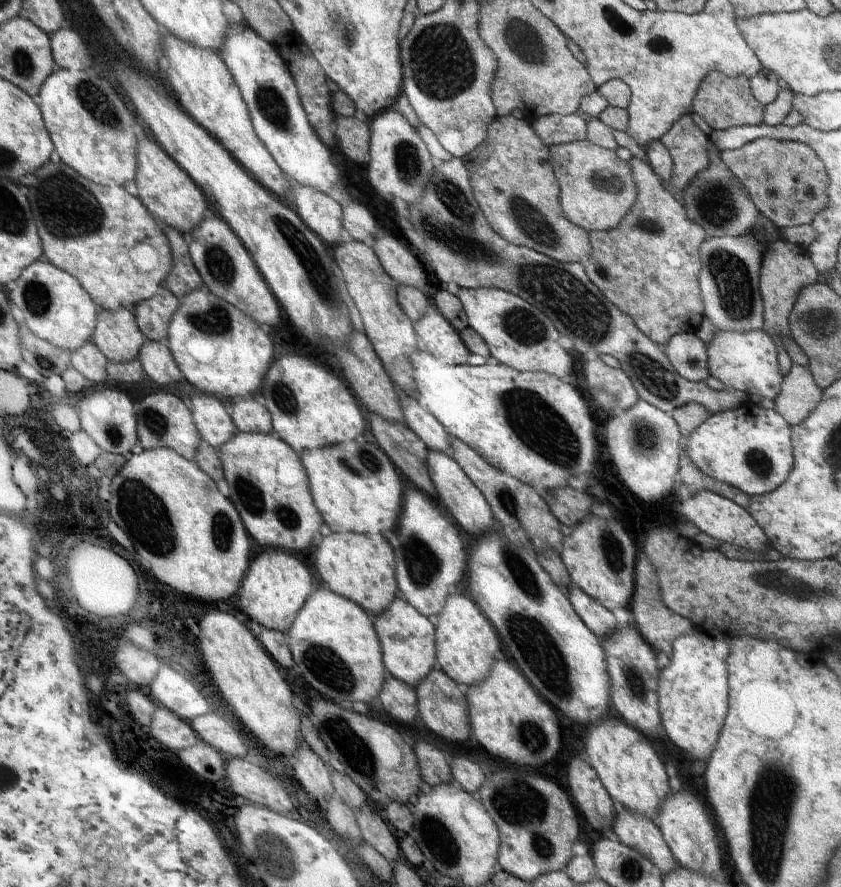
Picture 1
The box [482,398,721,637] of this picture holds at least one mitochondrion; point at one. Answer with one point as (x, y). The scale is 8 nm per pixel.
(522, 574)

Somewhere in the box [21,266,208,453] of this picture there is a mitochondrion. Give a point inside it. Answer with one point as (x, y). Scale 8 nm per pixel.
(153, 421)

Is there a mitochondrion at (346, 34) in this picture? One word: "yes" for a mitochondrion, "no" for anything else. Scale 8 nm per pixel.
yes

